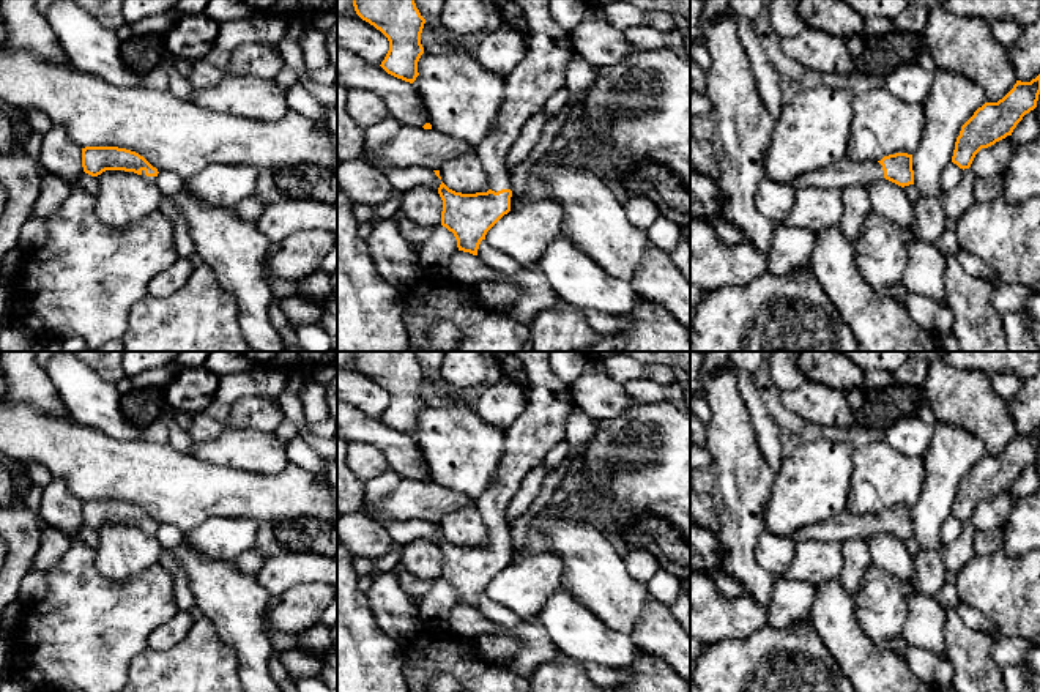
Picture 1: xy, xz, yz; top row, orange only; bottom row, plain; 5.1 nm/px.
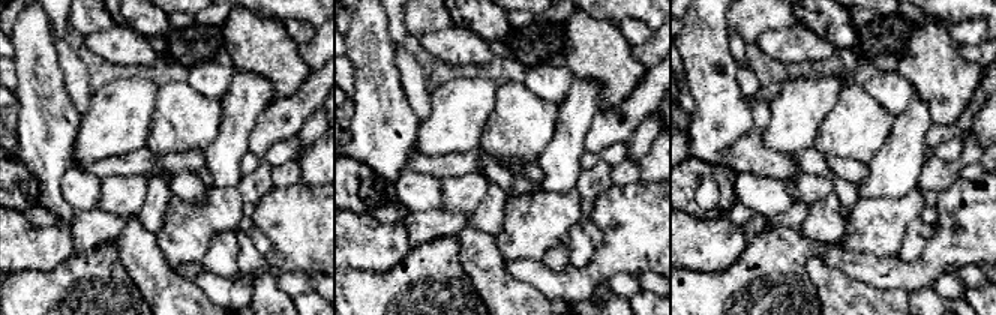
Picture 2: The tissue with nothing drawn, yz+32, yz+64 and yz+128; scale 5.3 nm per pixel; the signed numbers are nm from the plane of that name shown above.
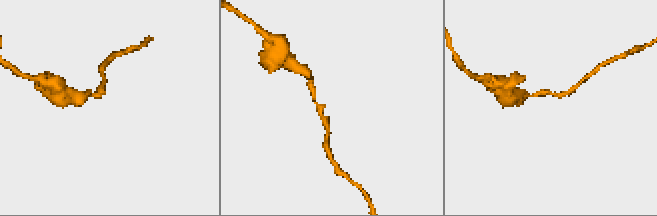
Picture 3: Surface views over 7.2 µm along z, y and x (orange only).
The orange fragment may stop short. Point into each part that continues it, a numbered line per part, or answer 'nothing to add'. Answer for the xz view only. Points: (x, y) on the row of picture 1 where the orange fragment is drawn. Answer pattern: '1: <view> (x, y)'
1: xz (541, 71)

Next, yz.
1: yz (845, 172)

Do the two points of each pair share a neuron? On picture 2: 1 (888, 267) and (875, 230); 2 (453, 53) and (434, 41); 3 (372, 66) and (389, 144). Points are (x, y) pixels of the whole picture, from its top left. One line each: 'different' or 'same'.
1: different
2: same
3: same

